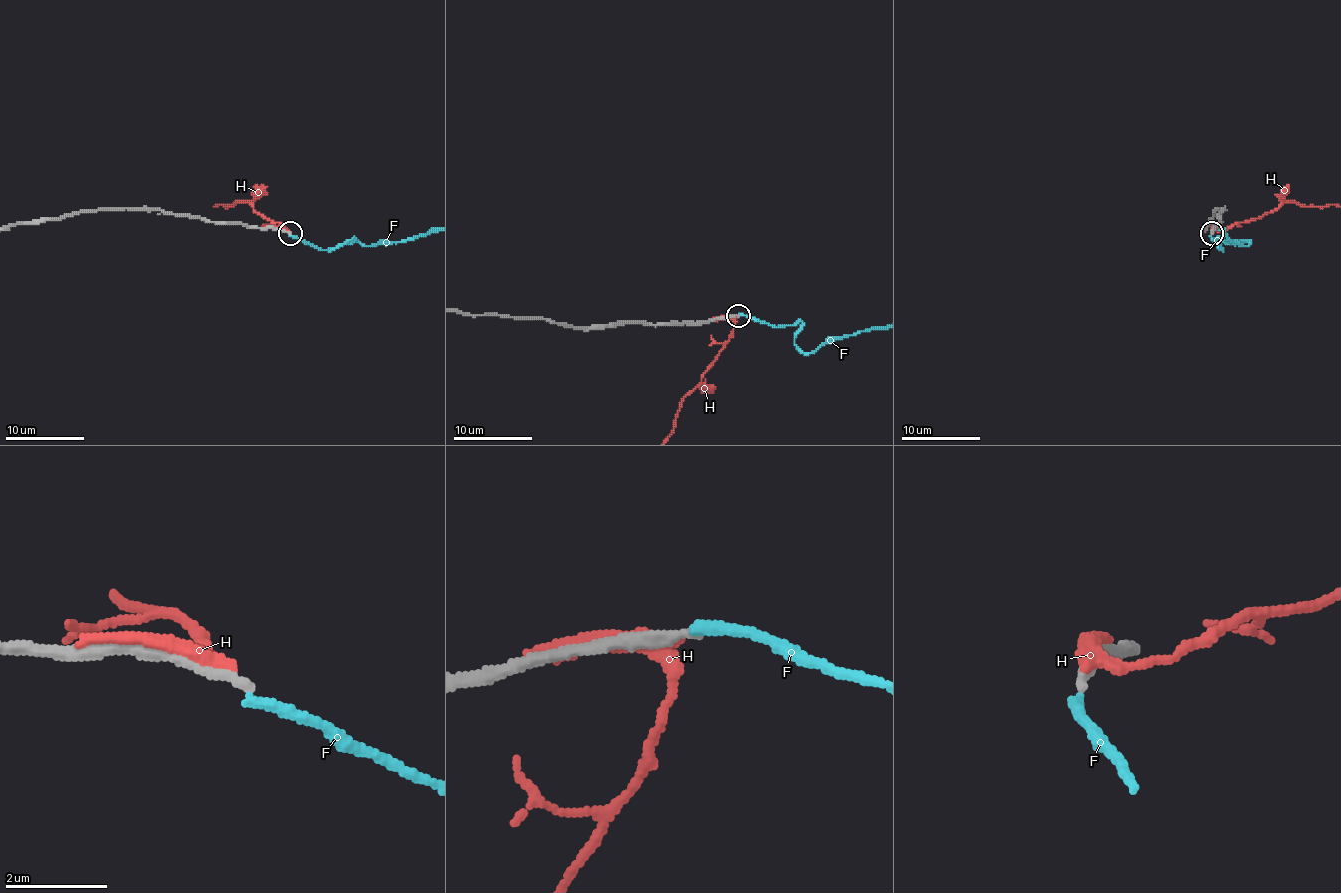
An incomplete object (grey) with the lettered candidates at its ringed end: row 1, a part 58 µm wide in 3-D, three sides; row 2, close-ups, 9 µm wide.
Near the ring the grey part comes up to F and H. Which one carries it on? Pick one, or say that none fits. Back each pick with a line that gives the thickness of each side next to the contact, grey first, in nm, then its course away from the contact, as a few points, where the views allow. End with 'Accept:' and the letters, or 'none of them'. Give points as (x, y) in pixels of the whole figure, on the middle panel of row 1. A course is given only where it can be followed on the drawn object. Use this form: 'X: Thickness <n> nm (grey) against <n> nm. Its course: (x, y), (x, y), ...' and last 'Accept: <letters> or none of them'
Accept: none of them

